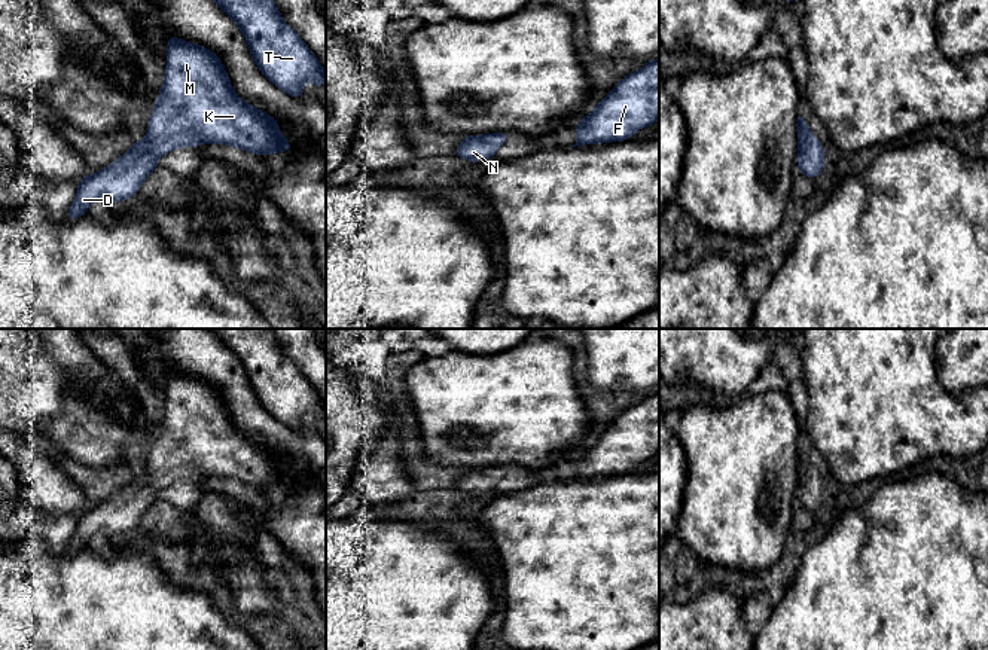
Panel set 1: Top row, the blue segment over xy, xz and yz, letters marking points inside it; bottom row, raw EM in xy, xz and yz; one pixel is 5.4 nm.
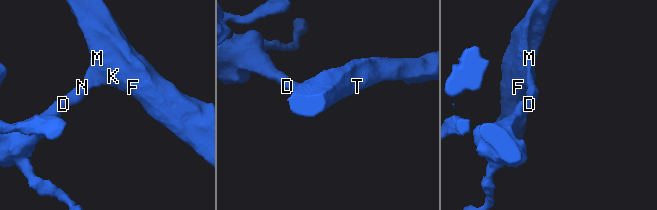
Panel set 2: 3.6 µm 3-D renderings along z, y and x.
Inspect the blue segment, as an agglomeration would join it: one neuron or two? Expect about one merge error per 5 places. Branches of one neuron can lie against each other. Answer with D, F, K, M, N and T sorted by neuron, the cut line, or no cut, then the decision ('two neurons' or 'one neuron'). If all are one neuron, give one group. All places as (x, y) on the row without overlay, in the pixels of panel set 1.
D F K M N T | no cut | one neuron

